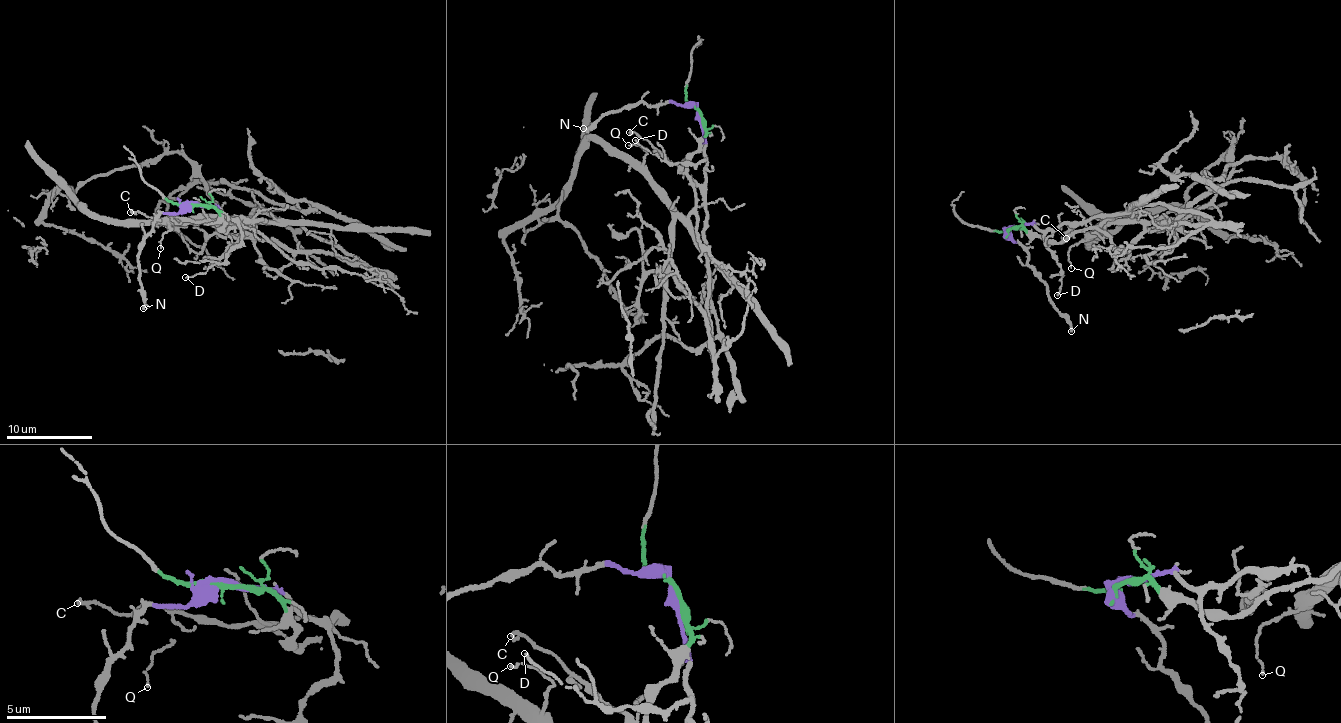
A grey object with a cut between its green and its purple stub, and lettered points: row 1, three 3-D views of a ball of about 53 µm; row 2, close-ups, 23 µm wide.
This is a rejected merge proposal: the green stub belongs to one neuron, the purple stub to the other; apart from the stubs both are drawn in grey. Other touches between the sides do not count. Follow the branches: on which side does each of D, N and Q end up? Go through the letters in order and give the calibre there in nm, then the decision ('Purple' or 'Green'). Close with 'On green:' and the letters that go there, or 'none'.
D: Thickness 120 nm. Purple
N: Thickness 200 nm. Purple
Q: Thickness 100 nm. Green
On green: Q

